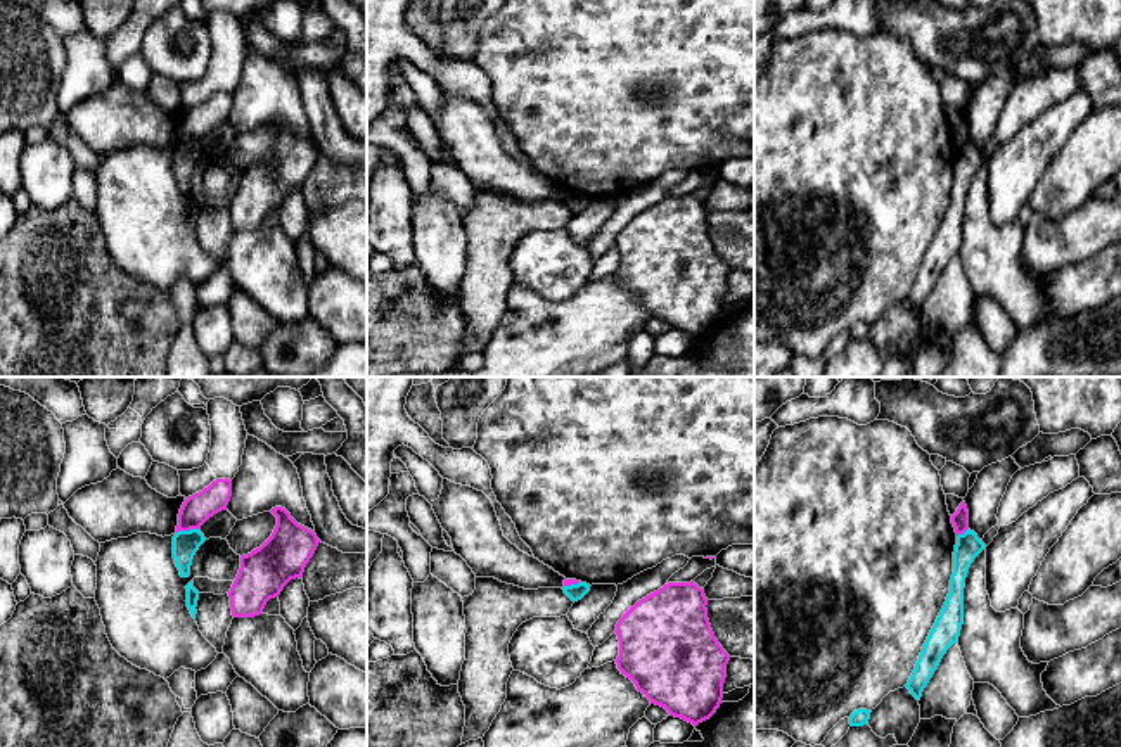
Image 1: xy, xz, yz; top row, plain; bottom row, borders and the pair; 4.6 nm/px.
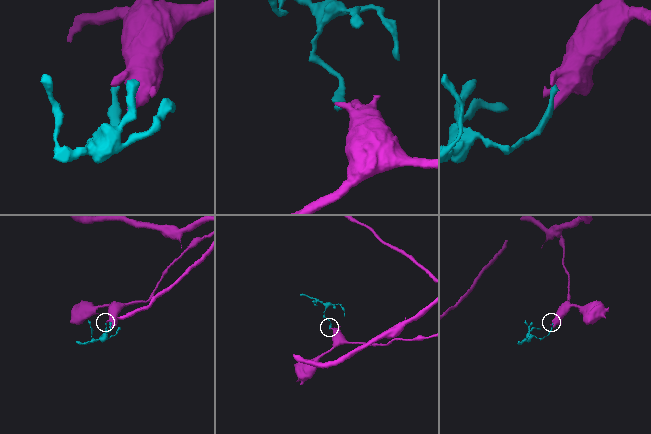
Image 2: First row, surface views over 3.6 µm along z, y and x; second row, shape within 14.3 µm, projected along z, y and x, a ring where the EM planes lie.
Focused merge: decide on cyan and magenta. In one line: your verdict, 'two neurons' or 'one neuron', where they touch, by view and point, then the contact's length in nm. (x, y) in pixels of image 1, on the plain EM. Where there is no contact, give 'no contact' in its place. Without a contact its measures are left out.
two neurons; meets cyan in xy at (187, 144); contact 110 nm long

